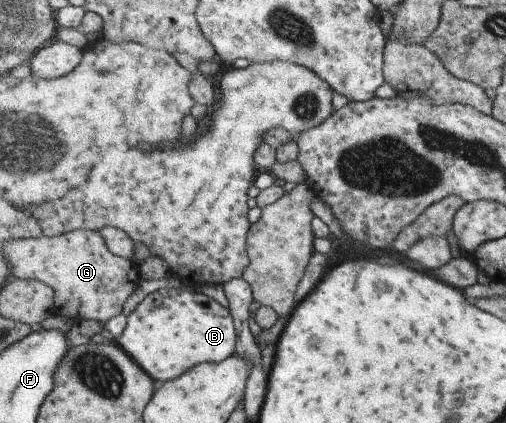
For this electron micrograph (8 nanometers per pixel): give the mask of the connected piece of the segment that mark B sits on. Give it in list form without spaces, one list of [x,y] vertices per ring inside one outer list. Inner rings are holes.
[[[161,288],[147,295],[128,316],[126,326],[116,342],[140,363],[143,370],[146,370],[154,380],[161,380],[164,383],[179,378],[199,363],[218,363],[235,355],[238,331],[234,315],[222,297],[191,290]]]

